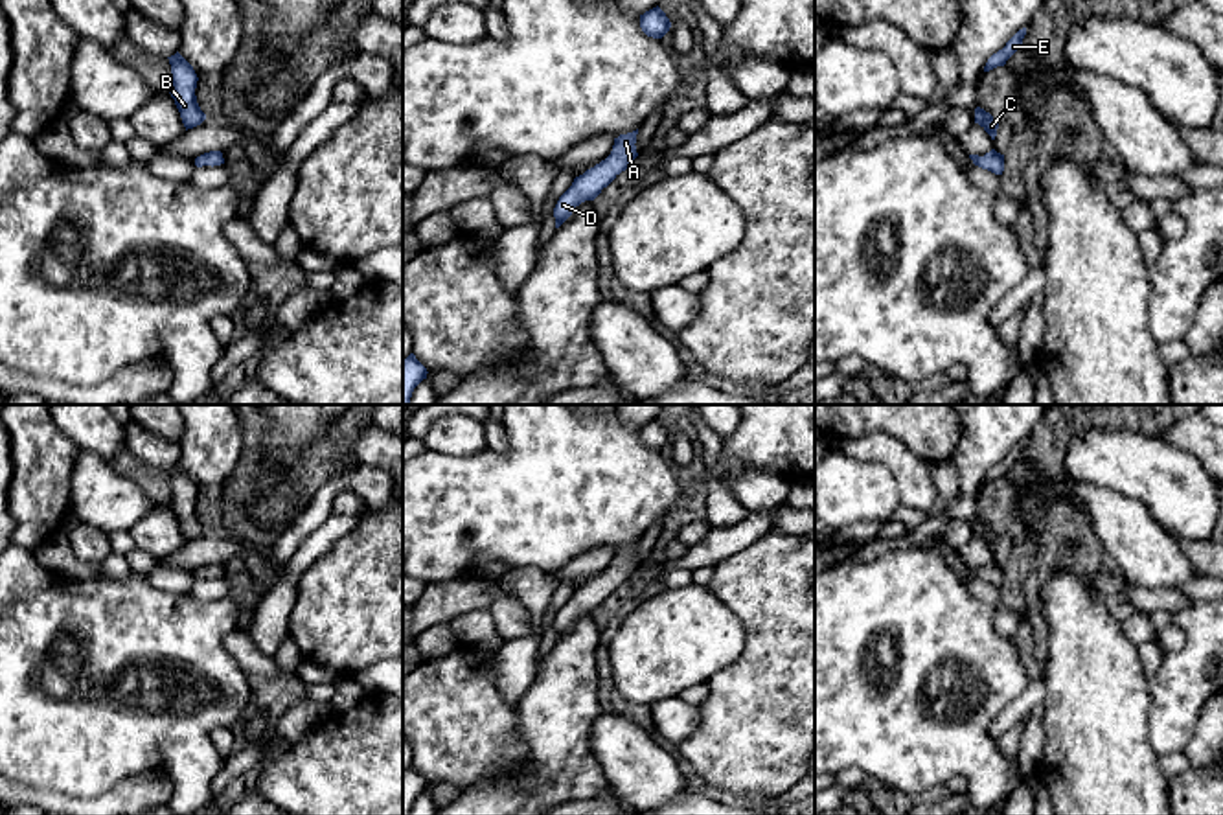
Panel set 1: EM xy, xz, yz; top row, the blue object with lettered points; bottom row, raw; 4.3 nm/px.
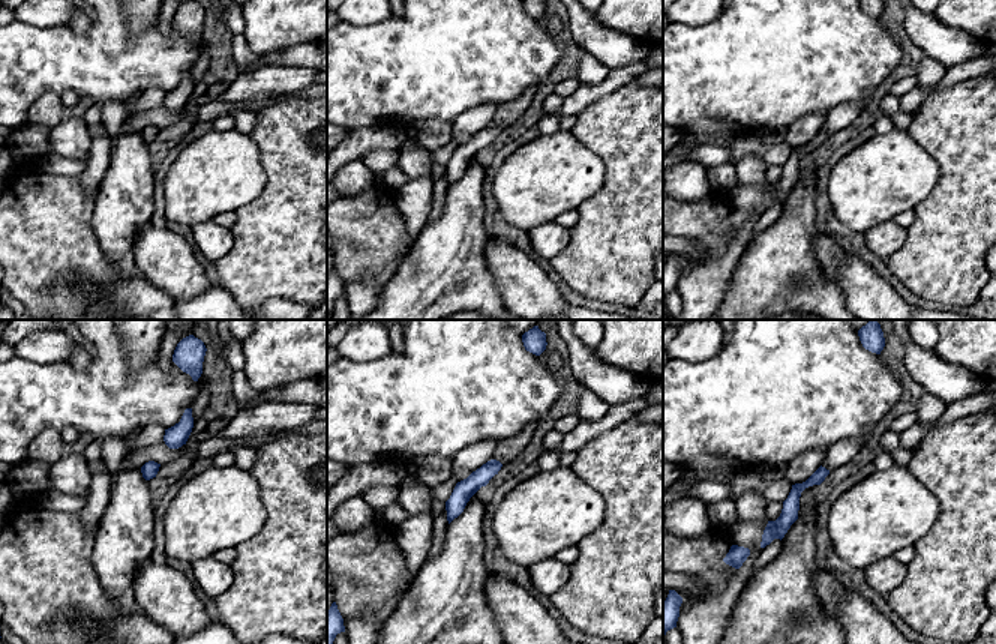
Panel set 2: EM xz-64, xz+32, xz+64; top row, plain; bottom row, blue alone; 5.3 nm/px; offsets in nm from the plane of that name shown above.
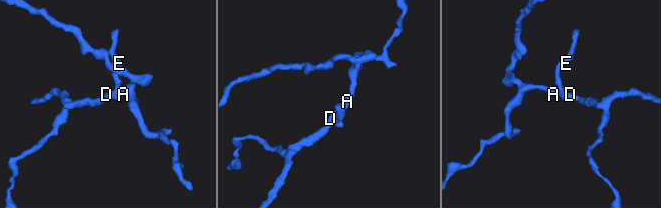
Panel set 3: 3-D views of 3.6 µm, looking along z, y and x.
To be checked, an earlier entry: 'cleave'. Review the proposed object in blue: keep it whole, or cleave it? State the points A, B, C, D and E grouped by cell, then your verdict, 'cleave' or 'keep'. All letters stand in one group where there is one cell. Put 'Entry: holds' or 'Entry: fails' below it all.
A B C D E | keep
Entry: fails

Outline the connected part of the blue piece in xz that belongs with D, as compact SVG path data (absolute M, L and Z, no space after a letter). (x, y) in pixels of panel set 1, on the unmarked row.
M638 541L614 550L611 567L574 591L572 598L559 609L554 620L555 640L559 640L581 614L594 613L603 600L633 578L638 568L634 557L636 546Z

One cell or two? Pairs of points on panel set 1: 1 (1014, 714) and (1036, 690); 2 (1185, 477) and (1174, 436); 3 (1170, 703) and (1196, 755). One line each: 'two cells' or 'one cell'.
1: one cell
2: two cells
3: two cells

